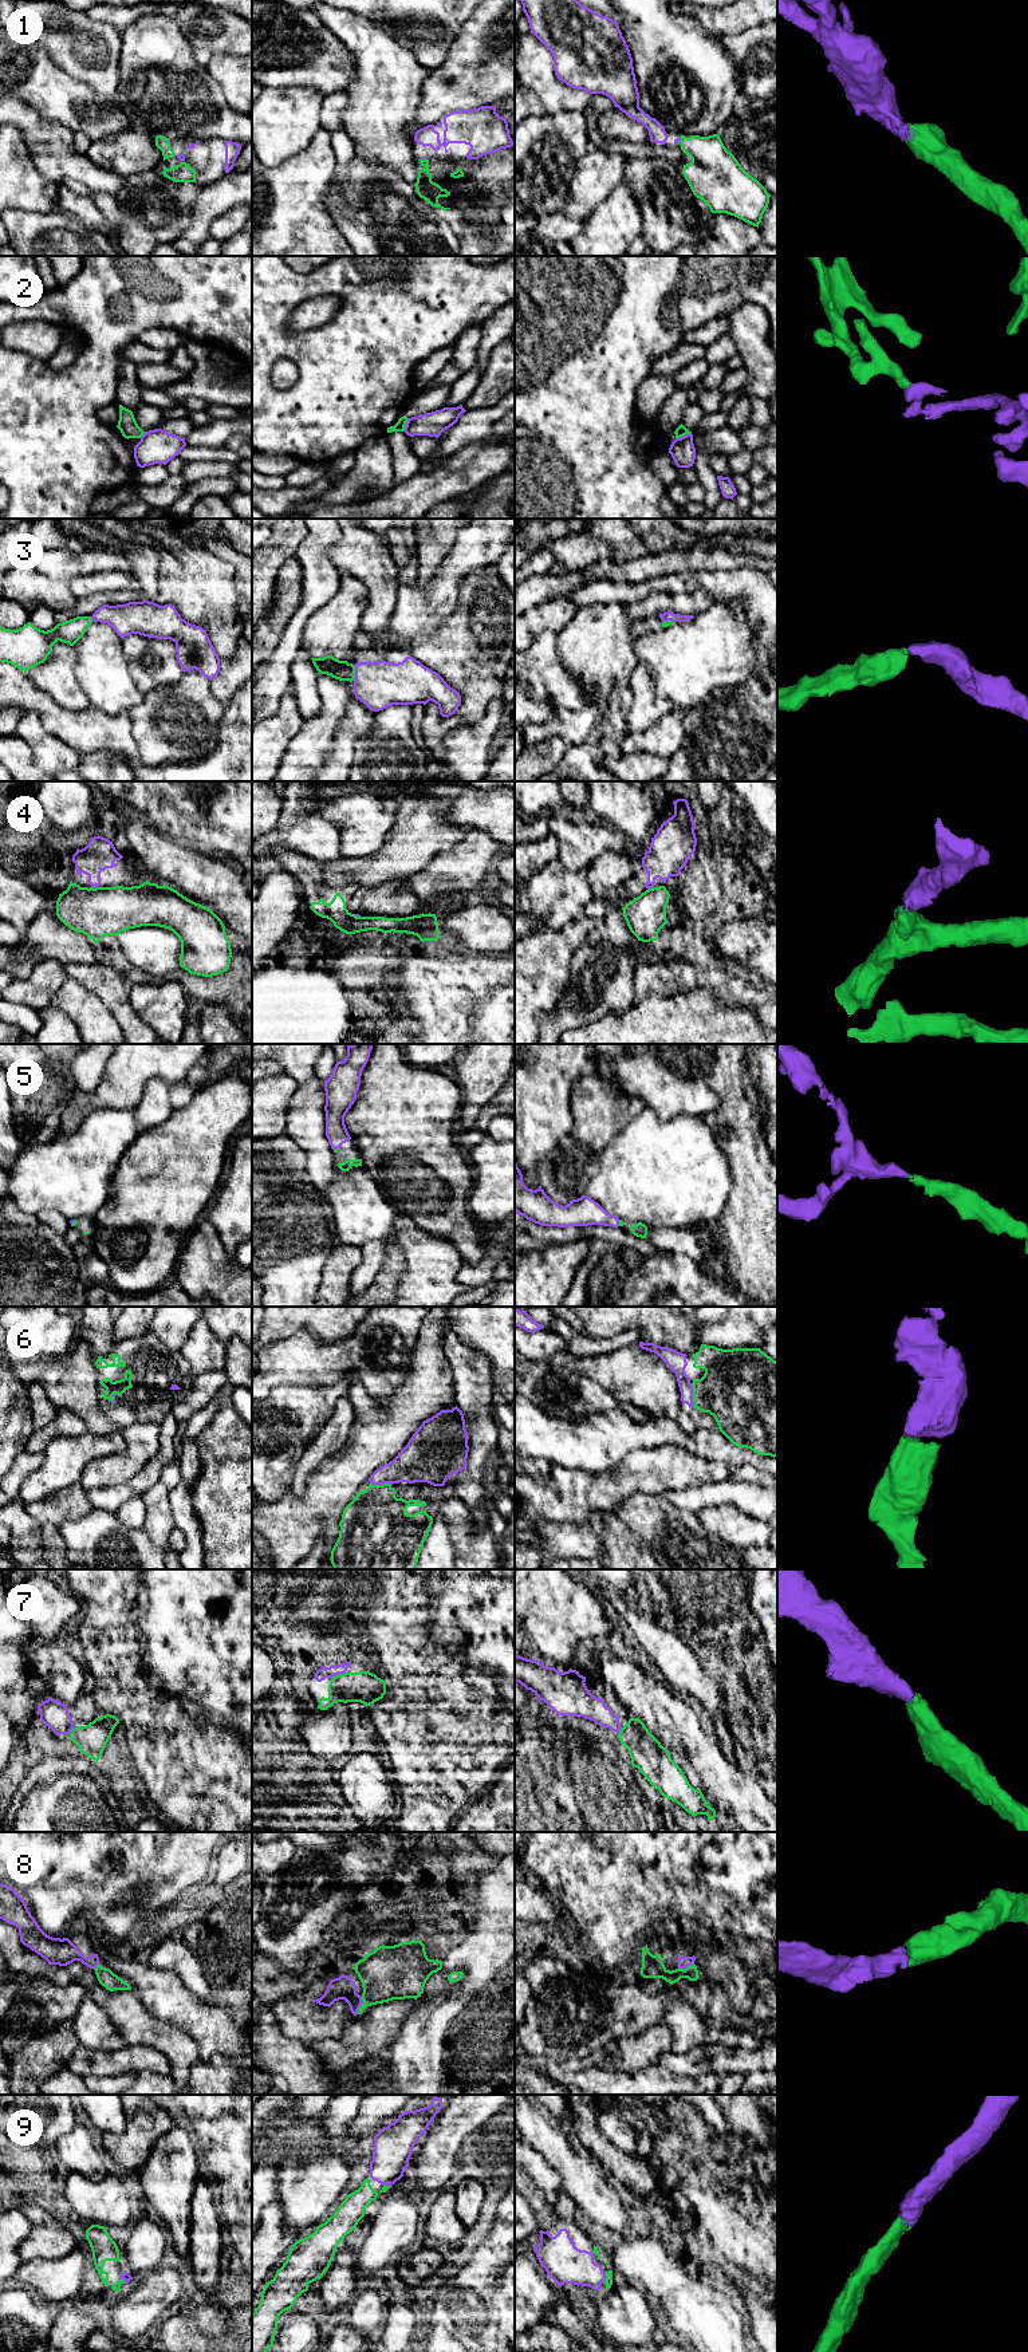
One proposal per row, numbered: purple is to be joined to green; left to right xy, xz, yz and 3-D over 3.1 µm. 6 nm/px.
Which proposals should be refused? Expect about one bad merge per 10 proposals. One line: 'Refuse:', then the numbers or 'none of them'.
Refuse: 2, 4

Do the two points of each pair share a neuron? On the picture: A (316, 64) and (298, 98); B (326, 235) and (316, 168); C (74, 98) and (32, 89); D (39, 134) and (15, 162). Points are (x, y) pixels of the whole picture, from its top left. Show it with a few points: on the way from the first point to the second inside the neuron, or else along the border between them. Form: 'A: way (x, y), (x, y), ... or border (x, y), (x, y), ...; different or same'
A: border (272, 87), (310, 87), (325, 95); different
B: way (316, 219), (315, 184); same
C: way (63, 98), (43, 89); same
D: border (14, 126), (20, 132), (31, 160), (42, 176); different

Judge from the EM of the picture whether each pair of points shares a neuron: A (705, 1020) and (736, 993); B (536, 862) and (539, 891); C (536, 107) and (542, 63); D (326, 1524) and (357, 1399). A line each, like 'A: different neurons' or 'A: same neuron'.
A: different neurons
B: different neurons
C: different neurons
D: same neuron

